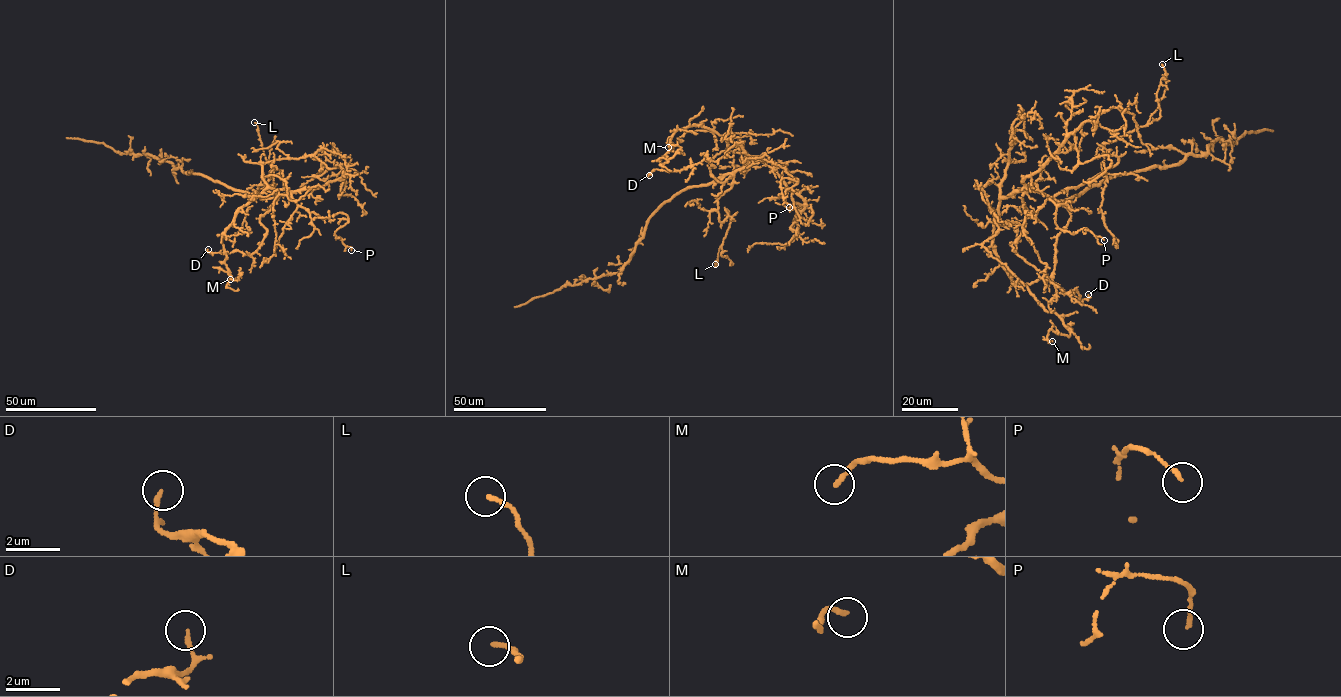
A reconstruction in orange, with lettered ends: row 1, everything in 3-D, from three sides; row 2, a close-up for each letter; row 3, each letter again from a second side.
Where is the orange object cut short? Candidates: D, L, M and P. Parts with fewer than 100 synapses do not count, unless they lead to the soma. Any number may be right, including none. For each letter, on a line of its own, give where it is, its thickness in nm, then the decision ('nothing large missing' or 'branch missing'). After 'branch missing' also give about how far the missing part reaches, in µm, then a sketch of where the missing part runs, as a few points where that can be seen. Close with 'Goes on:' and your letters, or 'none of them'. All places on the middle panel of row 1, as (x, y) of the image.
D: at (649, 175); 140 nm thick; nothing large missing
L: at (715, 264); 140 nm thick; nothing large missing
M: at (668, 147); 190 nm thick; nothing large missing
P: at (789, 207); 130 nm thick; nothing large missing
Goes on: none of them

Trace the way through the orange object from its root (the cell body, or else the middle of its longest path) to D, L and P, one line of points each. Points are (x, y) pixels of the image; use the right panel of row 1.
D: (1076, 195), (1053, 198), (1071, 218), (1057, 236), (1052, 278), (1066, 294), (1075, 289), (1079, 301), (1088, 294)
L: (1076, 195), (1052, 197), (1116, 164), (1115, 155), (1097, 150), (1147, 124), (1166, 88), (1162, 64)
P: (1076, 195), (1059, 202), (1029, 190), (1023, 209), (1035, 218), (1049, 199), (1059, 229), (1086, 228), (1104, 240)

